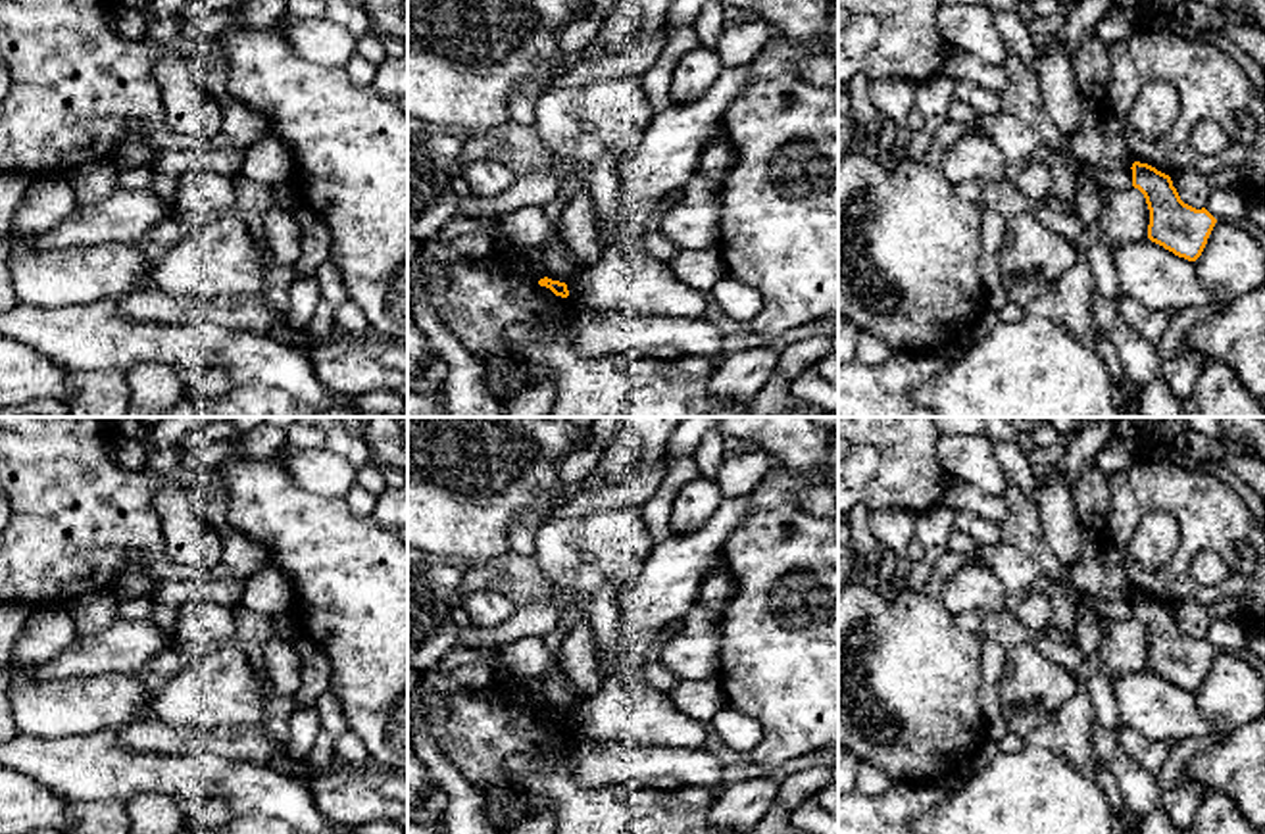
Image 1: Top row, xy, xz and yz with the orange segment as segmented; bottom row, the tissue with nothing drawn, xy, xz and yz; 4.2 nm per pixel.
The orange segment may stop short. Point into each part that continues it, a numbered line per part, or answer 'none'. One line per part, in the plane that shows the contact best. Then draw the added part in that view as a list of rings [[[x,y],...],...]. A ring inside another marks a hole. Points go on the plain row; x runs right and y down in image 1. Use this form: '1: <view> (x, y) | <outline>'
none

